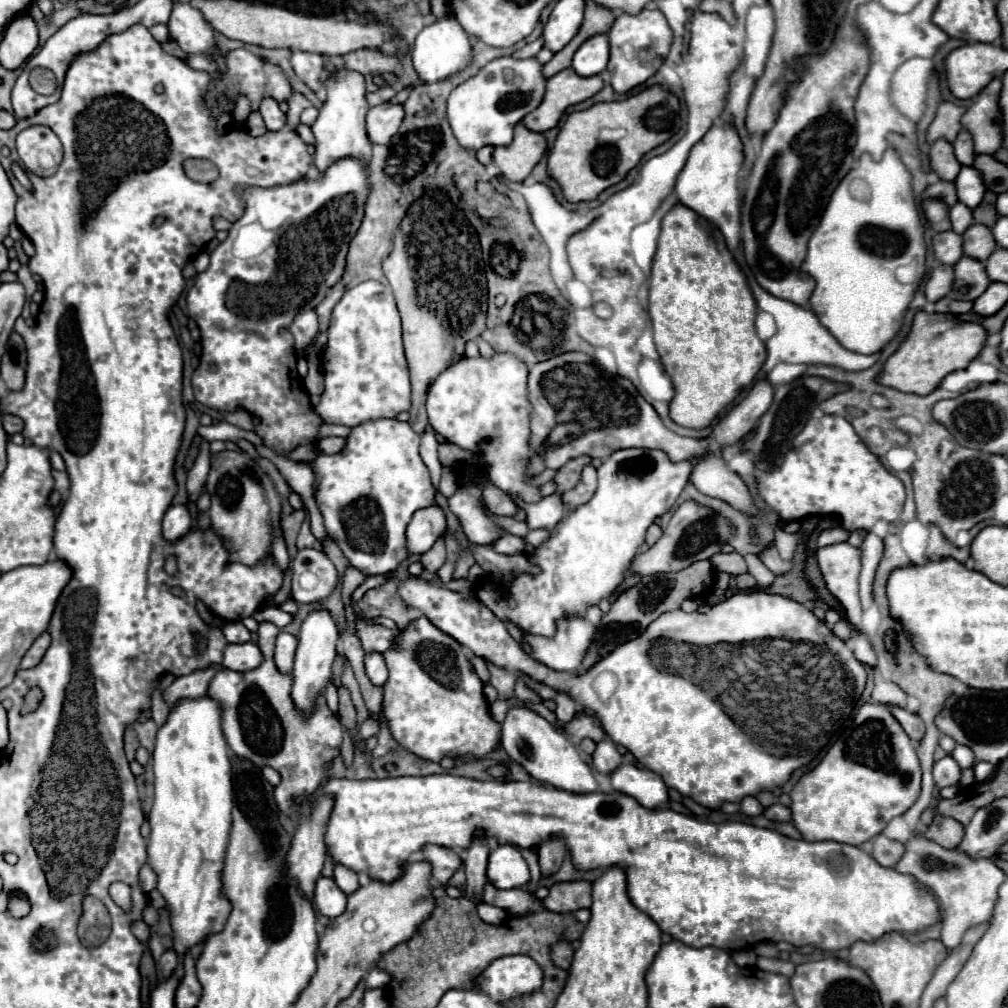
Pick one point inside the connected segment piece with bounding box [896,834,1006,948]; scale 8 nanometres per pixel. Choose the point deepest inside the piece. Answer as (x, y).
(967, 888)

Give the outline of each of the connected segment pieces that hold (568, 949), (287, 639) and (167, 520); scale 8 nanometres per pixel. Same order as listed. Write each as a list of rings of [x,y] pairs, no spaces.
[[[558,942],[554,948],[552,948],[552,960],[556,966],[568,970],[570,968],[570,962],[572,962],[572,954],[574,954],[574,946],[568,944],[568,942]]]
[[[280,632],[276,638],[276,650],[274,650],[274,664],[282,674],[290,674],[292,672],[292,664],[294,664],[294,654],[296,654],[296,644],[298,640],[288,634],[288,632]]]
[[[174,504],[168,508],[166,516],[164,516],[164,522],[162,522],[162,532],[164,532],[164,538],[168,542],[174,542],[178,538],[182,538],[192,526],[192,516],[188,512],[188,506],[186,504]]]

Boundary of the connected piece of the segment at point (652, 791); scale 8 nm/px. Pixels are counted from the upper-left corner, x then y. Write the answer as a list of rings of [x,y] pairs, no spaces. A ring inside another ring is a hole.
[[[622,764],[616,772],[610,774],[610,780],[614,790],[636,798],[644,808],[654,810],[662,804],[668,804],[668,788],[656,772],[632,764]]]

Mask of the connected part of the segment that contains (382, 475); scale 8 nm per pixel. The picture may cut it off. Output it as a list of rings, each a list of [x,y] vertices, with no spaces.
[[[374,420],[360,424],[348,436],[346,446],[336,454],[318,454],[310,466],[314,470],[314,498],[324,516],[328,536],[340,546],[344,556],[354,568],[364,574],[386,574],[408,558],[404,530],[412,514],[420,508],[434,504],[436,490],[432,486],[430,472],[418,454],[420,436],[408,422],[398,420]]]

